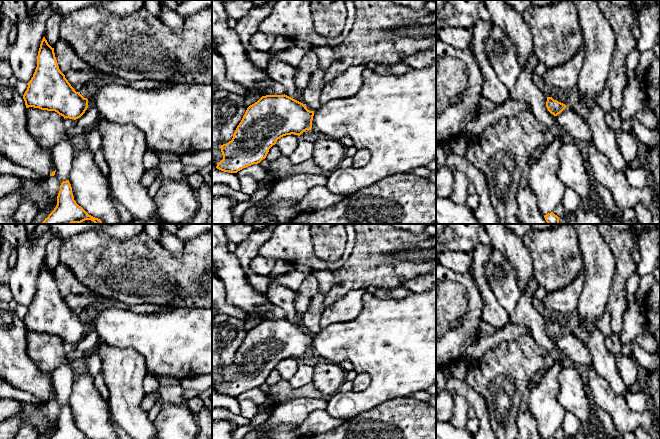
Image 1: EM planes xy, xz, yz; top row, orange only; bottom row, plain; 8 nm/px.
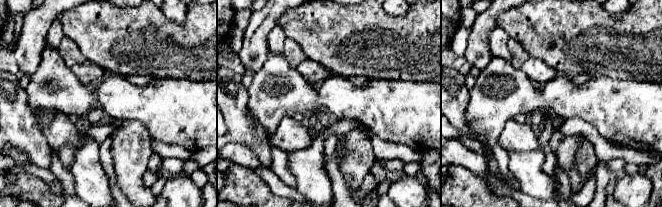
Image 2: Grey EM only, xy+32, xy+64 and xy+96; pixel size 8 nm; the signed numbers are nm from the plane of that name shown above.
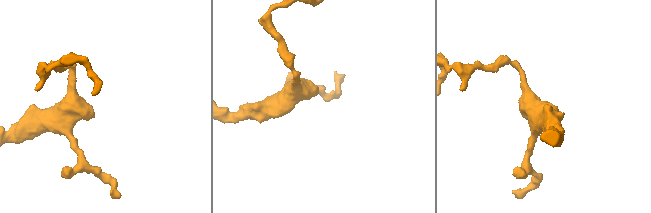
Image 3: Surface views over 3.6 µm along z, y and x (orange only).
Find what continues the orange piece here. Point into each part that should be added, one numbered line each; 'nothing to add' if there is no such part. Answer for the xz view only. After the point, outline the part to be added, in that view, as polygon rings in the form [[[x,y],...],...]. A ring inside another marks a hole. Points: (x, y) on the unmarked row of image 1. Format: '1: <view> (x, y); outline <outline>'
1: xz (394, 341); outline [[[436,288],[429,289],[422,293],[412,292],[409,296],[400,300],[381,300],[366,293],[363,297],[363,308],[361,314],[355,320],[331,324],[327,328],[321,329],[316,335],[314,335],[312,353],[316,359],[326,360],[333,363],[340,363],[343,360],[349,360],[353,365],[353,369],[357,373],[367,373],[370,375],[370,385],[364,391],[359,393],[338,391],[330,396],[327,400],[326,411],[333,418],[339,418],[347,421],[389,400],[403,400],[408,398],[413,393],[427,391],[430,386],[436,384]]]

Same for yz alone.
1: yz (556, 319); outline [[[551,314],[550,318],[547,321],[552,321],[554,324],[566,329],[565,324],[567,323],[567,317]]]

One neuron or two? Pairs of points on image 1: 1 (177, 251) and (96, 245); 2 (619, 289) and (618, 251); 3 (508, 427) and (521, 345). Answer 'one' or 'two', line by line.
1: two
2: one
3: one

